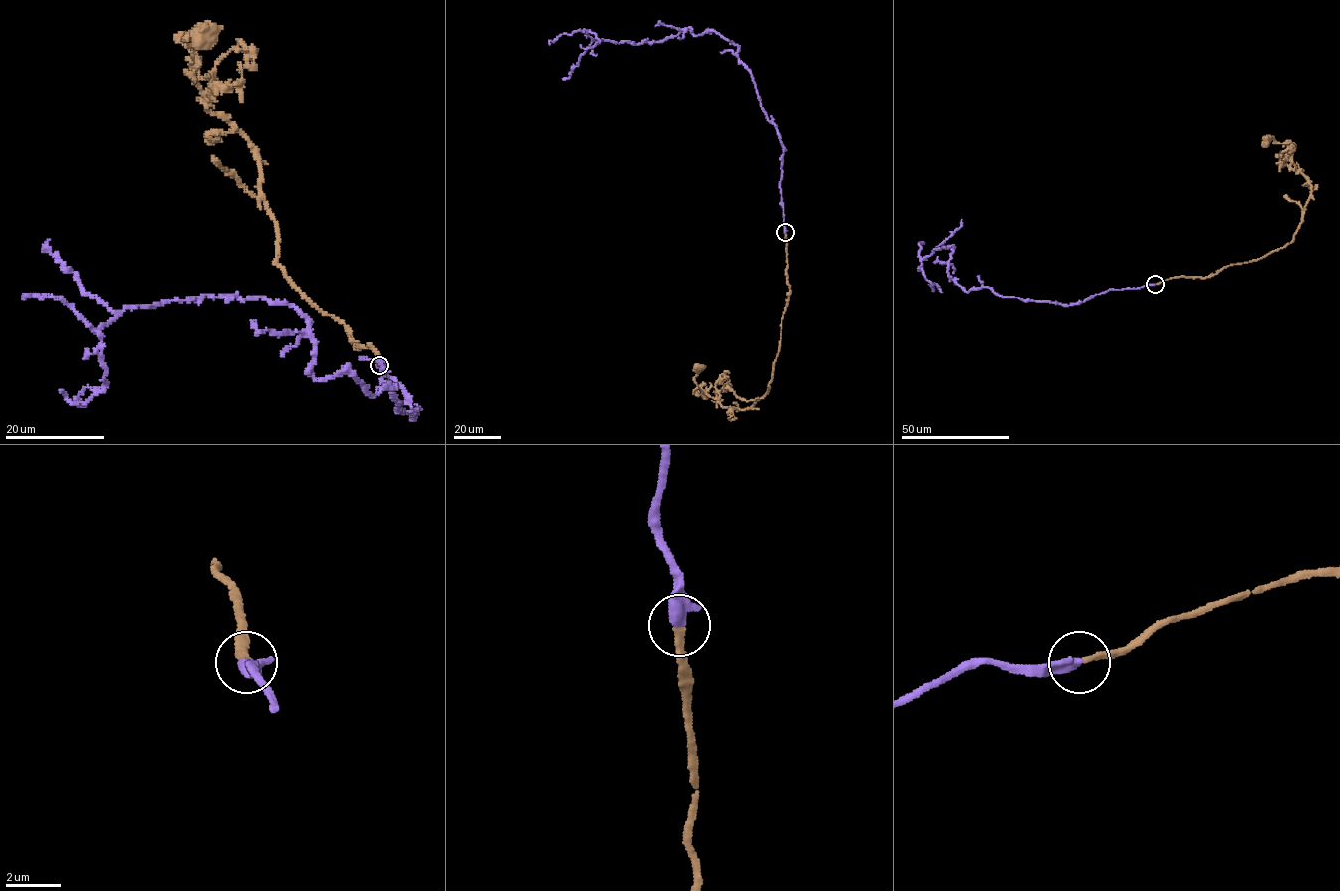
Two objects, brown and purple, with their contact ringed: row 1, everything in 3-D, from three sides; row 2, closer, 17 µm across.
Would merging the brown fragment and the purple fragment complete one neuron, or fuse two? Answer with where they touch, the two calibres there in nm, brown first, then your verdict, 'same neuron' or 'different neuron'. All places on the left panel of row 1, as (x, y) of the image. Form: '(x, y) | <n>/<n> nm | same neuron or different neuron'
(379, 365) | 240/480 nm | same neuron

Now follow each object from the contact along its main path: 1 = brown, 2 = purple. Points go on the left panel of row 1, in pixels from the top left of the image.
1: (378, 365), (276, 263), (254, 146), (210, 113), (191, 76), (196, 39), (185, 37), (199, 25), (205, 35)
2: (378, 365), (416, 417), (317, 379), (292, 306), (201, 295), (126, 307), (105, 388), (60, 391)

